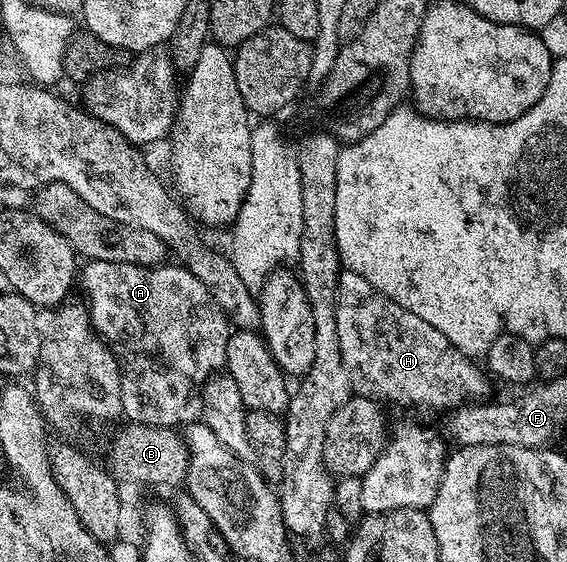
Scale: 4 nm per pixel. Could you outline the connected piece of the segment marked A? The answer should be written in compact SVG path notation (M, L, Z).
M90 260L80 266L79 285L85 288L84 300L93 329L119 363L123 387L122 414L134 425L158 425L164 429L188 427L200 422L201 389L210 377L225 369L227 339L231 332L229 318L219 303L215 303L208 287L199 283L189 269L177 263L143 267Z

